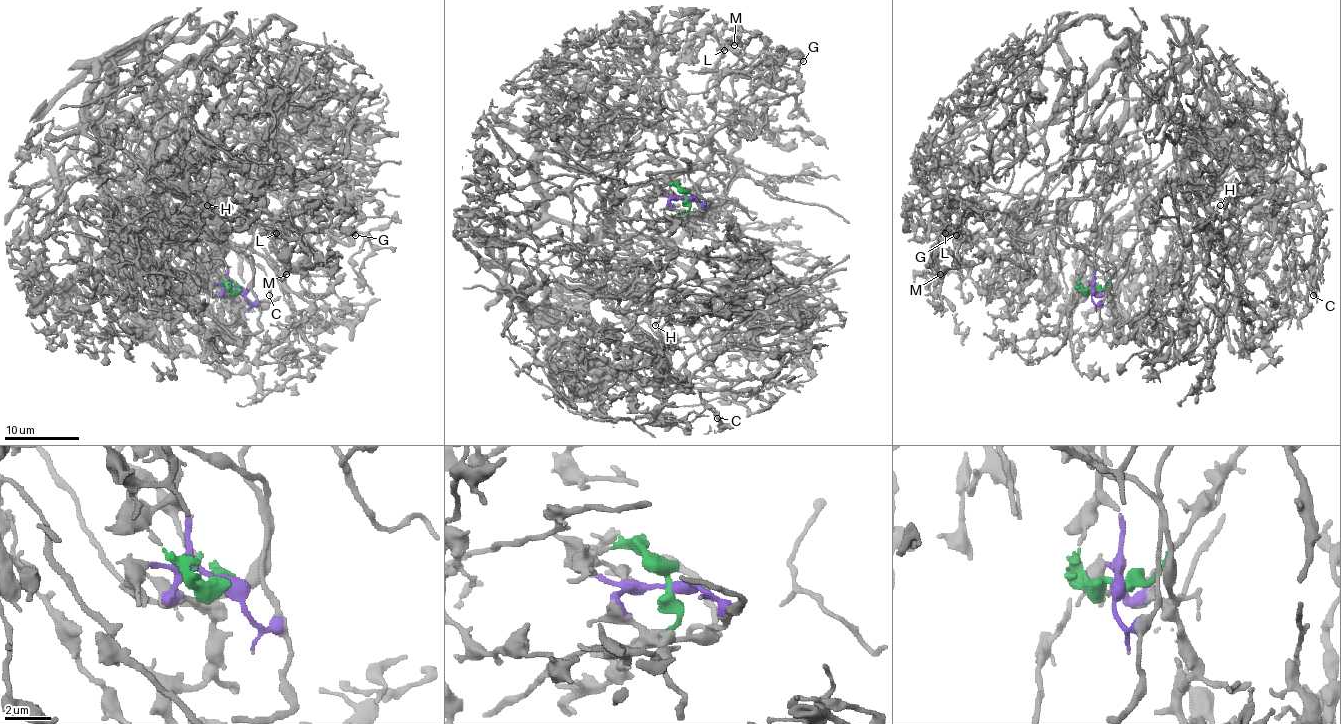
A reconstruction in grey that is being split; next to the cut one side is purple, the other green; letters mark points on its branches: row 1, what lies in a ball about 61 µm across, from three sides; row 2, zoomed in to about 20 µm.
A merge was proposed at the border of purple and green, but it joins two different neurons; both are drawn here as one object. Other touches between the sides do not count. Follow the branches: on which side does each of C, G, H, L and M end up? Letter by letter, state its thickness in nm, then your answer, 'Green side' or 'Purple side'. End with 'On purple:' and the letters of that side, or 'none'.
C: Thickness 240 nm. Purple side
G: Thickness 240 nm. Purple side
H: Thickness 200 nm. Green side
L: Thickness 200 nm. Purple side
M: Thickness 240 nm. Purple side
On purple: C, G, L, M

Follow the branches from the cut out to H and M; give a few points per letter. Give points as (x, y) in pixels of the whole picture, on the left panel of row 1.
H: (238, 290), (204, 249), (210, 235), (156, 203), (157, 220), (188, 250), (218, 262), (225, 243), (206, 205)
M: (238, 290), (218, 232), (252, 207), (300, 228), (319, 198), (287, 205), (299, 237), (285, 275)

